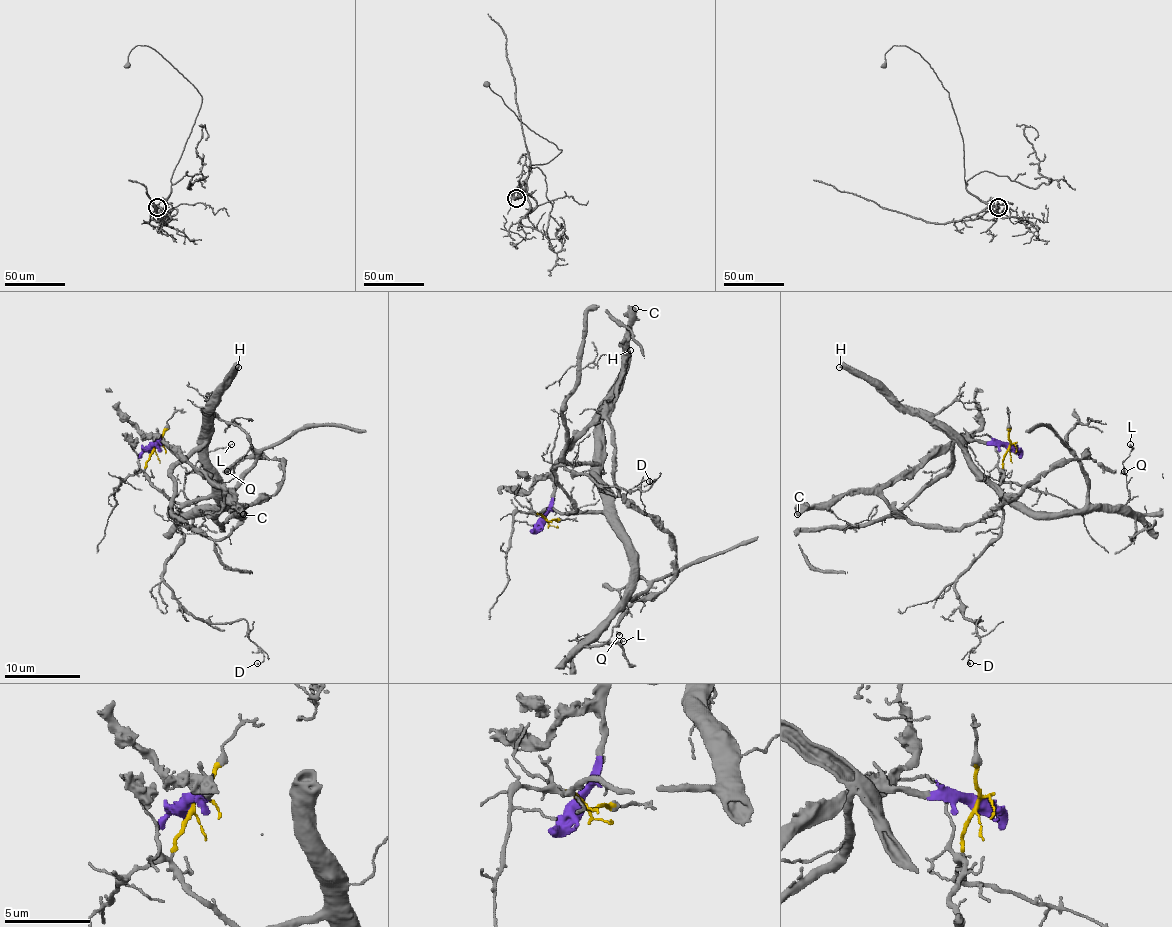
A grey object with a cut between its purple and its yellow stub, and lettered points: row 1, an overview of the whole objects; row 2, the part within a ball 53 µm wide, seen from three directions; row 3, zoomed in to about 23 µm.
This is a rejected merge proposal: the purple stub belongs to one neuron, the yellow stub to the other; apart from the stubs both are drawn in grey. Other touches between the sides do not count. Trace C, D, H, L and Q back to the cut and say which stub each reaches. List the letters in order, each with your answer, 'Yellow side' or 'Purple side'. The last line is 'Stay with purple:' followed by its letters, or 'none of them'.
C: Purple side
D: Yellow side
H: Yellow side
L: Yellow side
Q: Purple side
Stay with purple: C, Q

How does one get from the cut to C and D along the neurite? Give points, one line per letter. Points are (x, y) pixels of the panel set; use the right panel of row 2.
C: (1008, 448), (980, 440), (951, 440), (892, 477), (883, 486), (833, 496), (827, 501), (805, 507), (797, 515)
D: (1008, 448), (997, 488), (999, 536), (955, 585), (963, 616), (980, 620), (970, 663)

